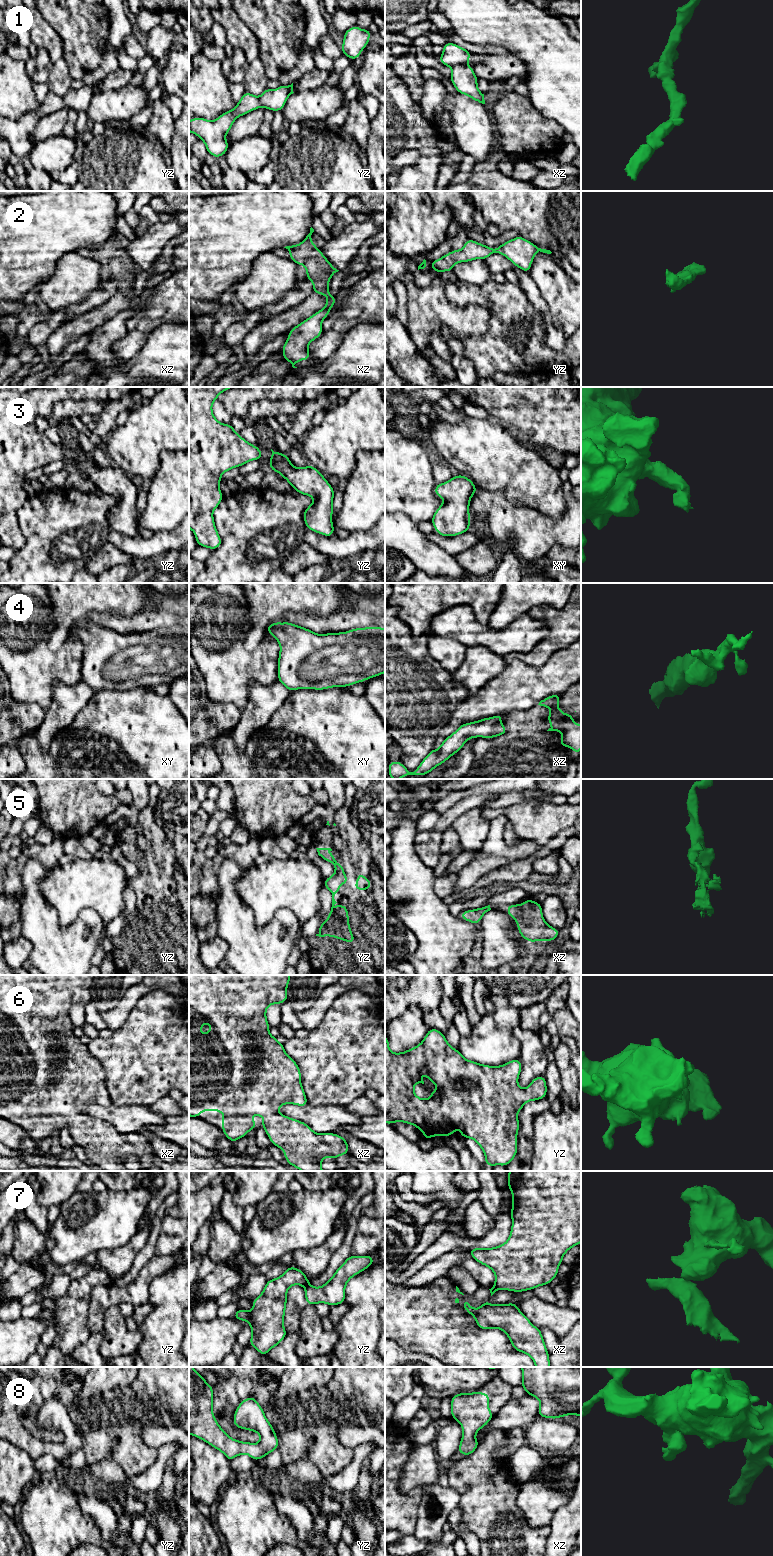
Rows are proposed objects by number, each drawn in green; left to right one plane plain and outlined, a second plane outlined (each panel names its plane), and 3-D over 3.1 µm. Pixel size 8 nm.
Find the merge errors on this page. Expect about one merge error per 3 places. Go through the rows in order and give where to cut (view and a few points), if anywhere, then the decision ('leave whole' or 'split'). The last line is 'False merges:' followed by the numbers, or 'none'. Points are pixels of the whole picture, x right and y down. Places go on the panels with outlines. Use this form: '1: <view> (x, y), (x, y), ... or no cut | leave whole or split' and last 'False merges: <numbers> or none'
1: no cut | leave whole
2: no cut | leave whole
3: no cut | leave whole
4: no cut | leave whole
5: no cut | leave whole
6: no cut | leave whole
7: yz (308, 1283), (304, 1286) | split
8: no cut | leave whole
False merges: 7

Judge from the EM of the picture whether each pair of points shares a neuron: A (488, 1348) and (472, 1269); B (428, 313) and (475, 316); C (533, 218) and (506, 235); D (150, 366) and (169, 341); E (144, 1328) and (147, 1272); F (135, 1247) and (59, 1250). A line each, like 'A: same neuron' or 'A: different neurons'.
A: different neurons
B: same neuron
C: different neurons
D: same neuron
E: different neurons
F: different neurons

